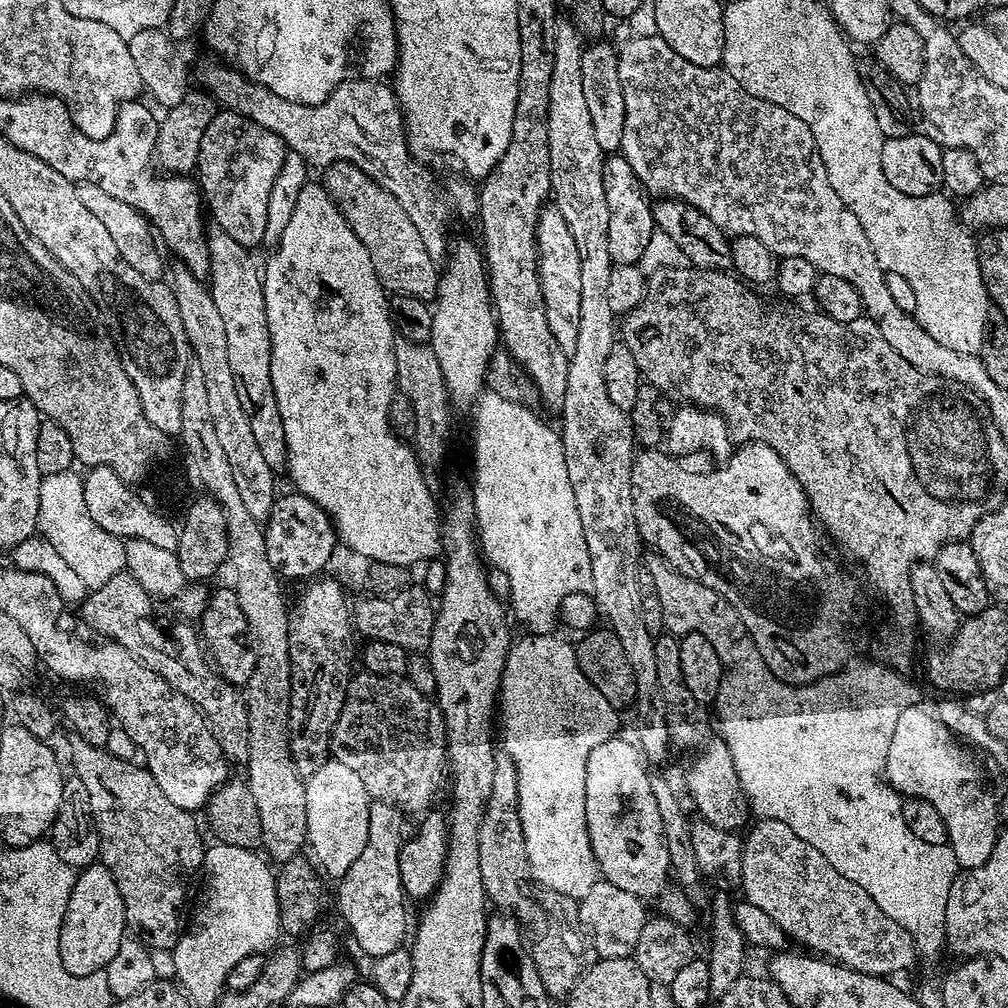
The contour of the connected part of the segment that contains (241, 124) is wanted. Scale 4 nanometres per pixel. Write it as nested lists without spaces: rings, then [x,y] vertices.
[[[217,111],[210,126],[206,126],[195,166],[195,171],[200,172],[202,200],[211,223],[226,230],[243,248],[252,250],[255,244],[264,244],[270,190],[282,170],[285,153],[285,144],[278,134],[237,112]]]

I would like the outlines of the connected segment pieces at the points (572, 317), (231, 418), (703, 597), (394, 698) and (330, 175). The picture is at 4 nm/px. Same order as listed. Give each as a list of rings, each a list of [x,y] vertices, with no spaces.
[[[545,206],[538,218],[536,231],[536,249],[538,250],[538,270],[542,282],[543,301],[546,302],[546,322],[550,322],[550,334],[562,350],[571,354],[578,343],[578,313],[582,303],[582,270],[578,258],[578,245],[566,218],[554,206]]]
[[[179,262],[171,265],[170,287],[172,296],[176,299],[178,314],[182,318],[182,326],[186,330],[188,347],[195,367],[202,370],[202,379],[206,382],[208,404],[210,406],[214,430],[218,434],[222,451],[230,462],[230,470],[234,470],[234,482],[238,486],[242,503],[251,517],[267,521],[272,507],[276,504],[278,490],[274,469],[266,466],[262,453],[250,431],[250,422],[246,418],[246,410],[242,410],[242,402],[238,398],[238,386],[234,386],[234,374],[230,370],[230,353],[226,346],[226,330],[222,317],[218,315],[218,306],[214,306],[214,298],[201,277],[195,276],[190,269]]]
[[[648,554],[643,557],[643,567],[650,579],[650,586],[658,594],[658,602],[662,602],[662,622],[664,632],[677,638],[686,634],[702,634],[702,638],[710,641],[710,646],[721,654],[727,653],[731,644],[745,639],[744,623],[738,618],[738,610],[719,596],[710,586],[697,580],[686,578],[682,573],[673,570],[661,556]]]
[[[357,671],[348,681],[348,693],[344,699],[342,714],[332,731],[331,755],[358,774],[373,801],[392,804],[404,814],[420,811],[423,813],[432,806],[430,804],[436,779],[440,776],[440,770],[446,766],[448,728],[444,725],[439,703],[429,696],[423,696],[408,678]]]
[[[338,161],[322,172],[322,183],[340,208],[354,234],[370,256],[375,276],[385,291],[393,295],[414,296],[425,302],[435,299],[439,288],[439,269],[429,256],[414,222],[407,217],[398,200],[378,186],[356,165]]]

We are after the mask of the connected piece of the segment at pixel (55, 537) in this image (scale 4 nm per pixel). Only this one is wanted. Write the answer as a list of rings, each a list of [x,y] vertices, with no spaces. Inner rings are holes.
[[[69,470],[50,474],[40,481],[38,498],[38,532],[54,546],[62,561],[78,574],[88,590],[101,588],[114,574],[125,571],[124,540],[112,535],[107,528],[100,528],[90,518],[84,501],[84,482],[81,473]]]

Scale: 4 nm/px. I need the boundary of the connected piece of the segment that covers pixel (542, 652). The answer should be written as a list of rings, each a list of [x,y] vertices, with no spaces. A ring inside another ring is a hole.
[[[524,634],[509,648],[500,679],[498,716],[504,719],[503,751],[516,764],[518,814],[522,818],[532,876],[542,887],[558,890],[558,894],[566,894],[579,902],[601,879],[586,826],[586,766],[594,748],[617,735],[618,712],[582,674],[575,647],[558,637]]]

